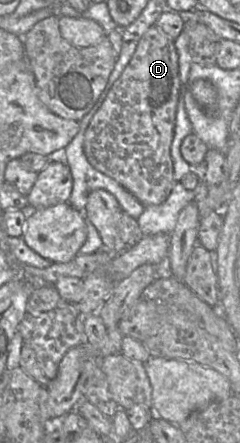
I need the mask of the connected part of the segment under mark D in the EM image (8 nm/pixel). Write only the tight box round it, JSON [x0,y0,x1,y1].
[83,25,186,207]

